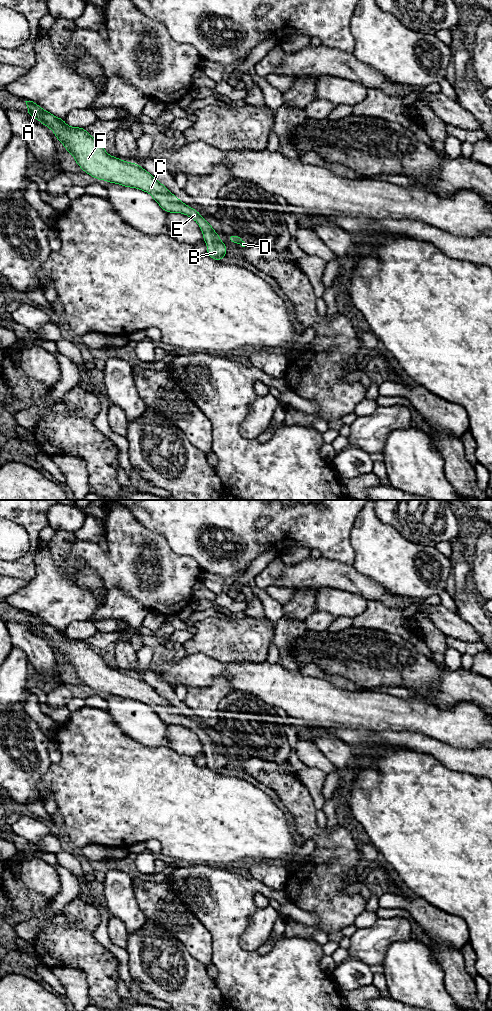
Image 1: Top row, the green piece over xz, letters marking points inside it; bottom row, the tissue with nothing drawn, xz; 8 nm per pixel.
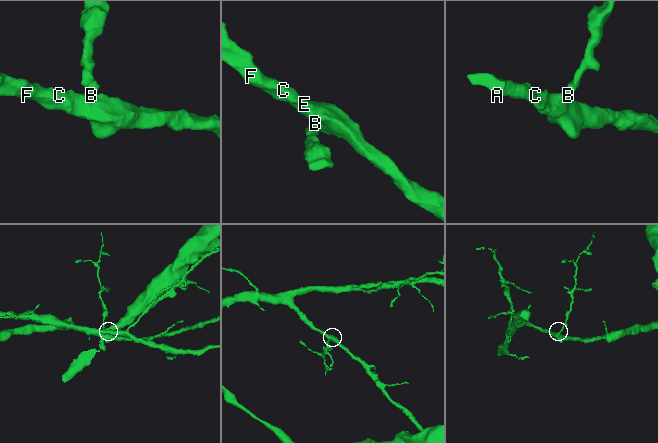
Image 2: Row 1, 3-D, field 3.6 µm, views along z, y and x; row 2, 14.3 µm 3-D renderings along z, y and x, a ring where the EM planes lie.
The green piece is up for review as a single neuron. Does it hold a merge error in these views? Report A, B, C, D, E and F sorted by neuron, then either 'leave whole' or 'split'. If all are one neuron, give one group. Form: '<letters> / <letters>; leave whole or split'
A B C D E F; leave whole

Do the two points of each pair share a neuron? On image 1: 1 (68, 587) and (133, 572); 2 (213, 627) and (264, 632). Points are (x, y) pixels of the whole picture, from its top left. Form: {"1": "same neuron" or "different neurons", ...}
{"1": "same neuron", "2": "same neuron"}

